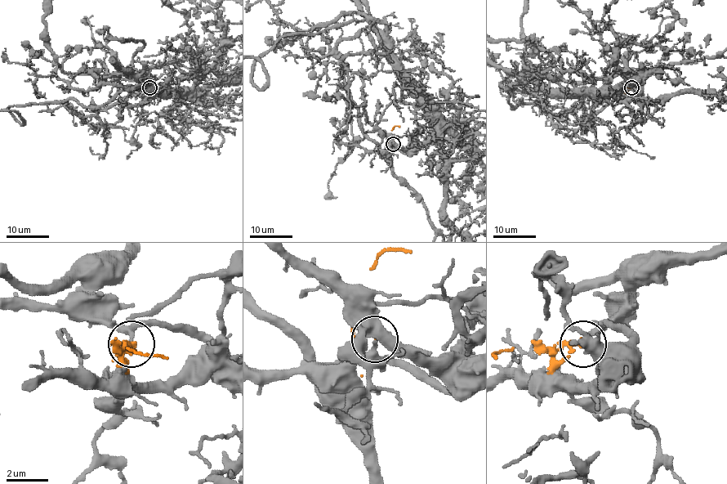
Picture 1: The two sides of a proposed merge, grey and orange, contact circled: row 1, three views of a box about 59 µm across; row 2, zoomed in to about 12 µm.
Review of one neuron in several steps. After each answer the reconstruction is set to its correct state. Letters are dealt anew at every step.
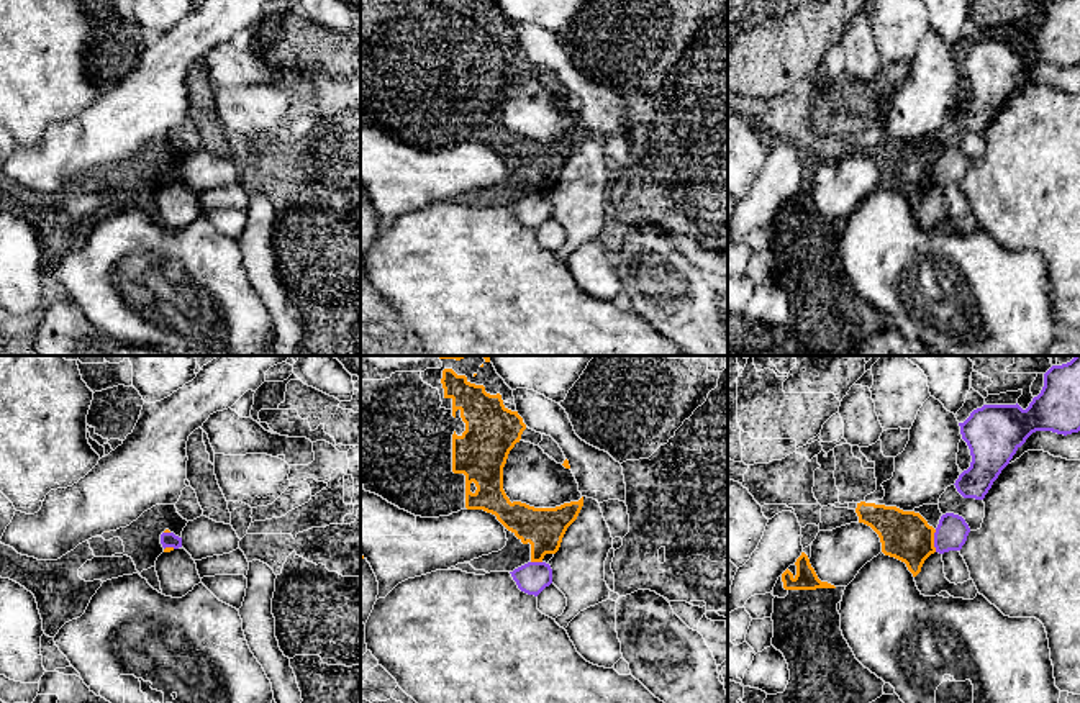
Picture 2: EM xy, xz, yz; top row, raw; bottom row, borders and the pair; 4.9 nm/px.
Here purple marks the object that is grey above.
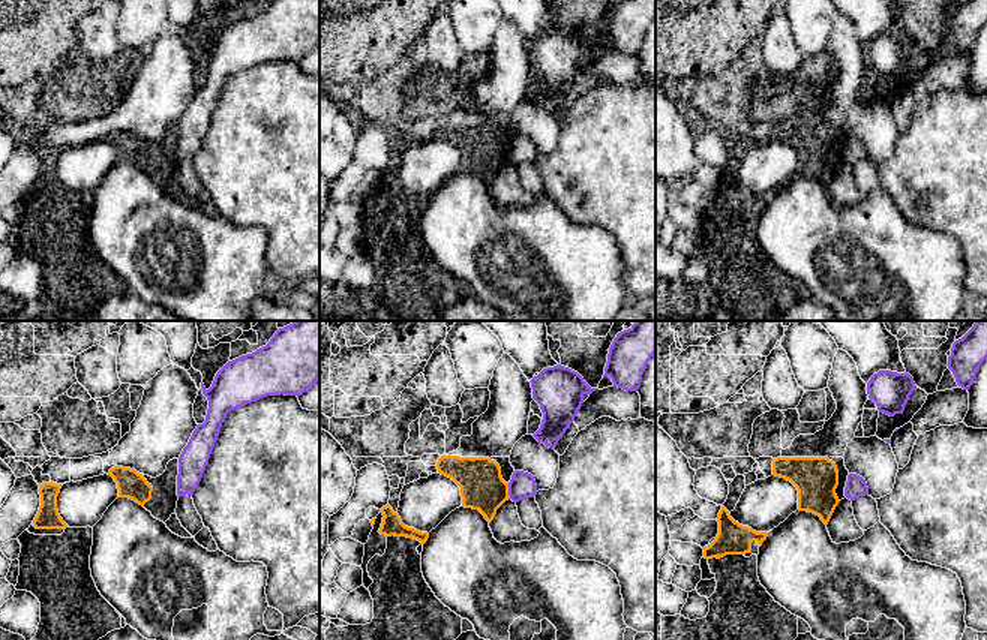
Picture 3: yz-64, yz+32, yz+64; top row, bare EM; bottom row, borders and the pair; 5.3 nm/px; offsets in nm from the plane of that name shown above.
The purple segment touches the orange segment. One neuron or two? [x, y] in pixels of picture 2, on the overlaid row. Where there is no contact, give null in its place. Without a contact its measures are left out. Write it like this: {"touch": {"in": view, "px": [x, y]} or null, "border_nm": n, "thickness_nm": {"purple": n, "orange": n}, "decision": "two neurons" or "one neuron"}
{"touch": {"in": "yz", "px": [934, 541]}, "border_nm": 110, "thickness_nm": {"purple": 160, "orange": 240}, "decision": "two neurons"}

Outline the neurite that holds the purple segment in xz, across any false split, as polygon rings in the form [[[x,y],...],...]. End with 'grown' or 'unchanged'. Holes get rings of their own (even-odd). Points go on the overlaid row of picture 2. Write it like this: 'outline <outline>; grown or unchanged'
outline [[[528,562],[510,574],[521,592],[534,596],[552,583],[552,569],[546,562]]]; unchanged

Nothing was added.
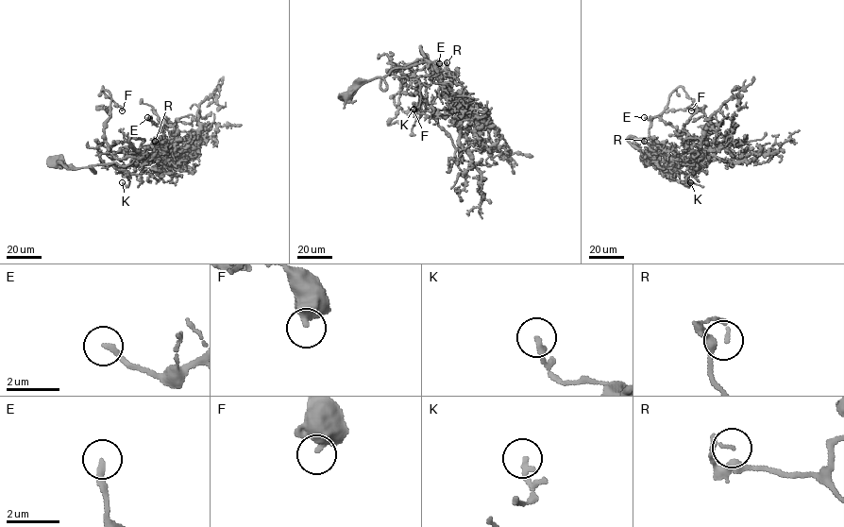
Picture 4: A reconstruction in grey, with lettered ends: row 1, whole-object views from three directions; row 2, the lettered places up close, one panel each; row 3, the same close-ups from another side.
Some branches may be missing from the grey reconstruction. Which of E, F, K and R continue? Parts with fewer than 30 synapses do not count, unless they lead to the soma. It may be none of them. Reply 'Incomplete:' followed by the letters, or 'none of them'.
Incomplete: none of them

